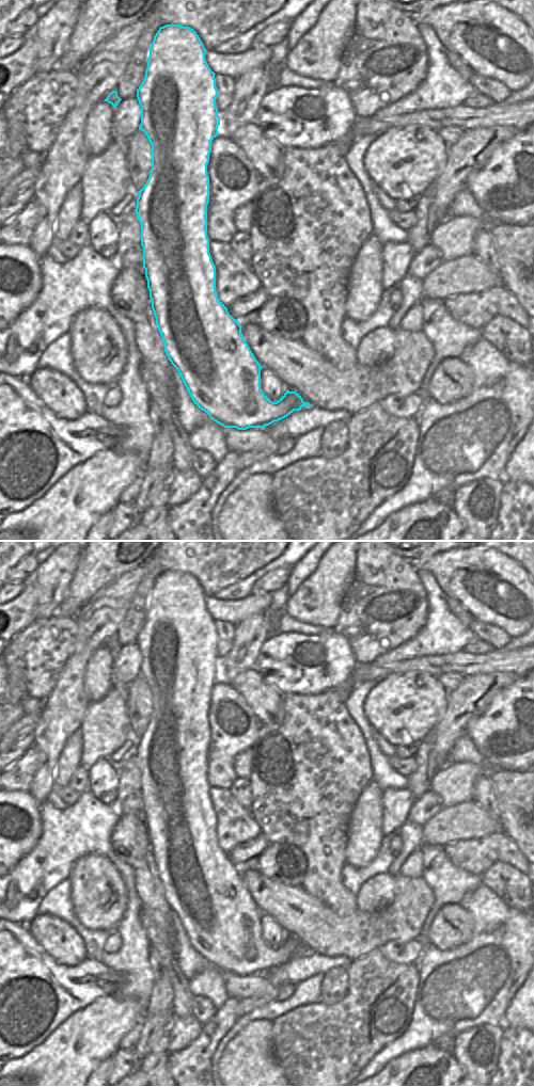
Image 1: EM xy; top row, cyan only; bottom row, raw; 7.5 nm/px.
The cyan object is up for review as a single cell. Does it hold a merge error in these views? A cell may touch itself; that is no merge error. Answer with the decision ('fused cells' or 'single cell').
single cell

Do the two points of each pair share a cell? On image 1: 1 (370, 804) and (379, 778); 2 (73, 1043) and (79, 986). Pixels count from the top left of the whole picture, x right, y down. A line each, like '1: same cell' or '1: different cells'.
1: different cells
2: different cells

